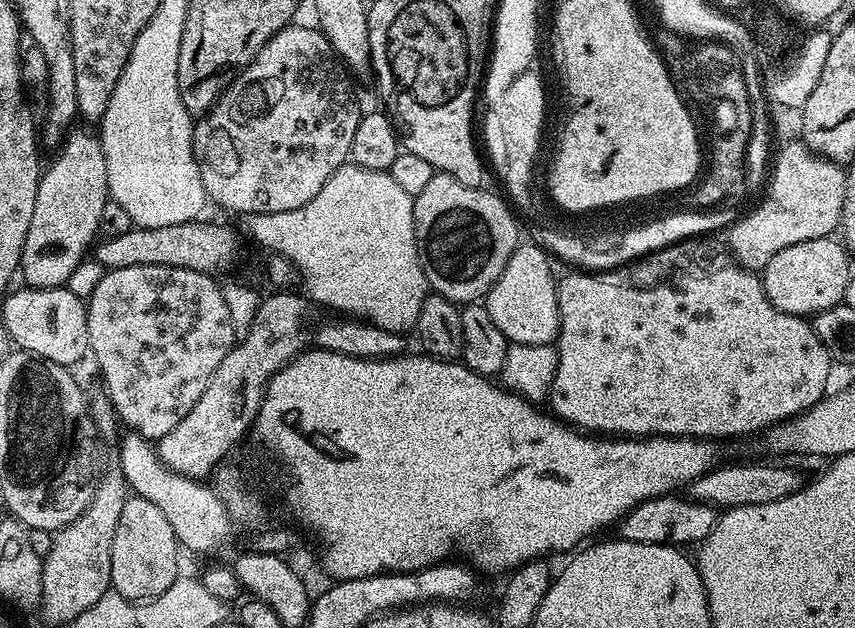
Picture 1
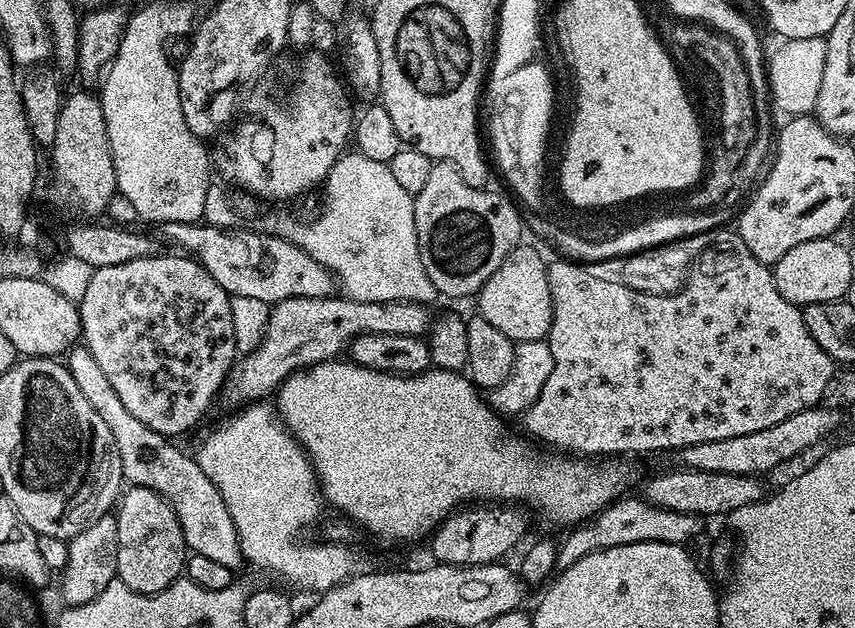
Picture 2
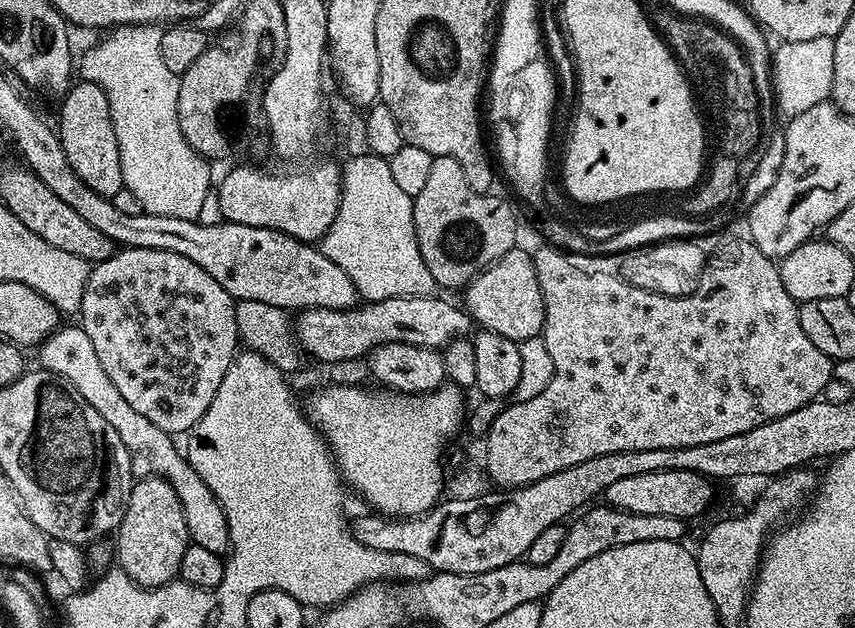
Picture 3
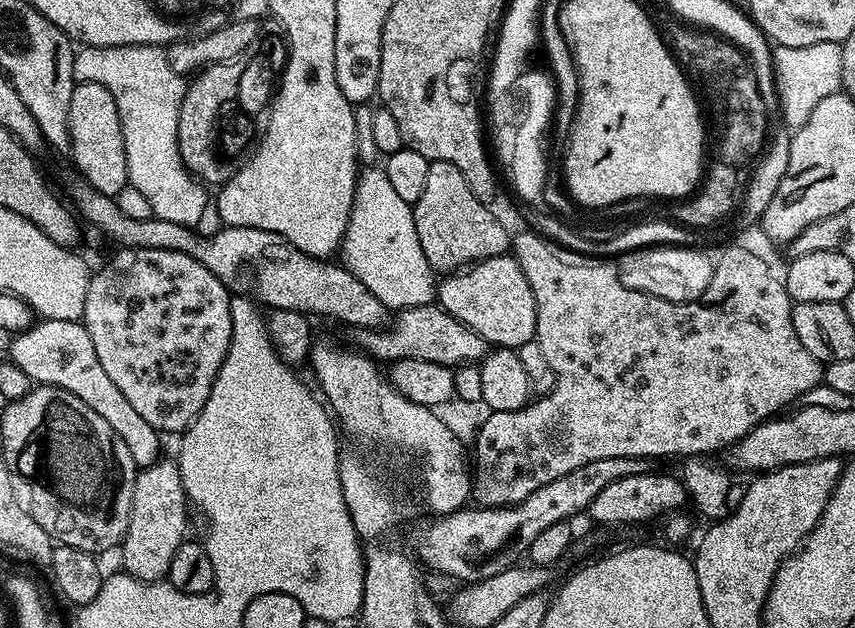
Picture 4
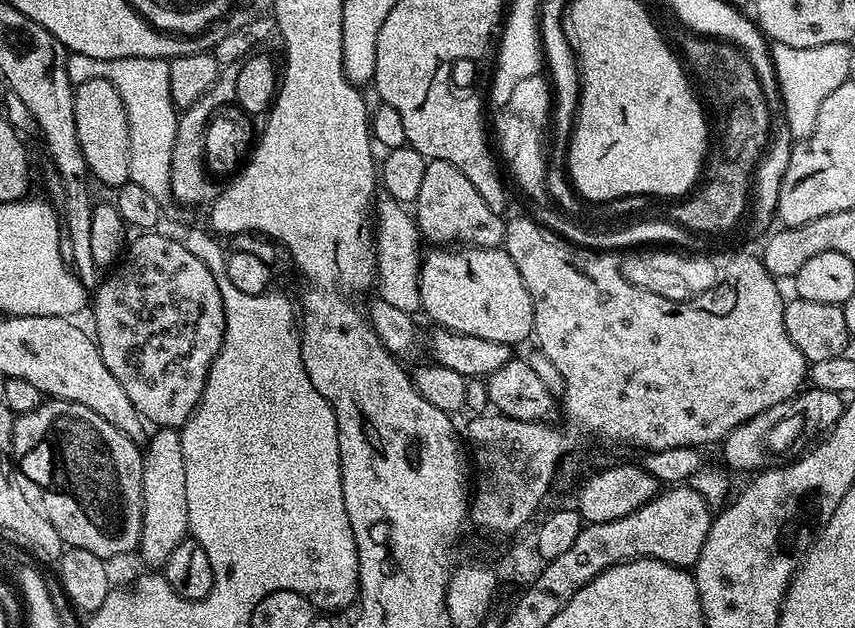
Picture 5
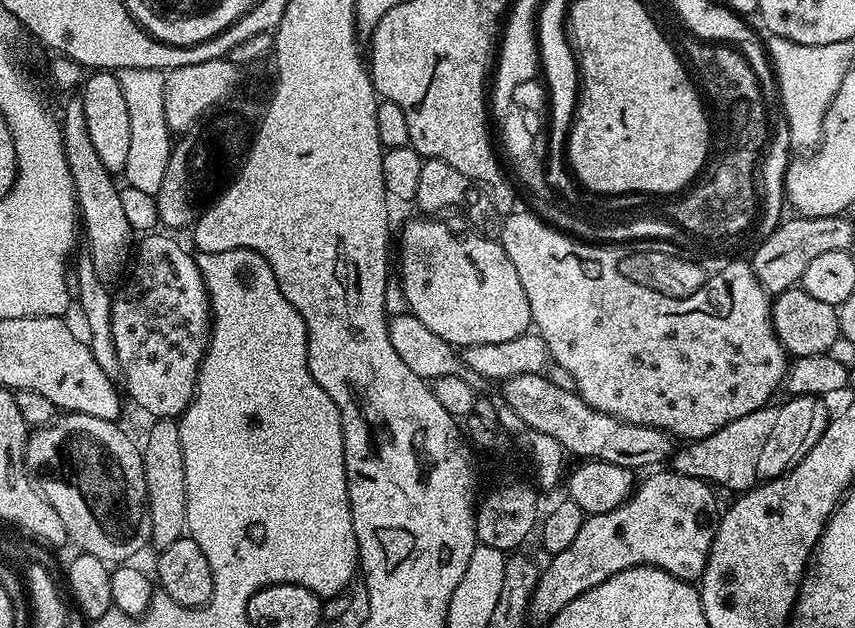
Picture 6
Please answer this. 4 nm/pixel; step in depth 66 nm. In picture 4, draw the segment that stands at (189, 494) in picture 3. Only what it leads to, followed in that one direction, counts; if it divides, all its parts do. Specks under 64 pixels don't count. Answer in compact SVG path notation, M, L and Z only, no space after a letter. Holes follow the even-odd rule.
M41 319L33 323L32 327L15 333L11 340L11 363L16 364L18 370L22 370L22 374L29 376L36 384L53 384L62 390L70 390L70 394L82 398L82 402L86 402L94 414L102 414L102 418L110 422L114 434L126 442L126 450L130 450L130 458L134 458L137 469L150 466L161 459L161 433L150 426L150 422L146 422L146 418L142 418L142 414L130 406L130 402L126 402L122 390L118 390L118 386L114 386L114 382L106 375L102 362L98 362L94 342L90 342L90 334L83 323L75 320Z

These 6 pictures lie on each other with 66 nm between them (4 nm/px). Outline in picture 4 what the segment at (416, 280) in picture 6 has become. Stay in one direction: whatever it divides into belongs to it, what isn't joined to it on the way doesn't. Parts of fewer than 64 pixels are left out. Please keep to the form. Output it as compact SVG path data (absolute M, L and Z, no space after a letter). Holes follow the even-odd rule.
M515 255L479 260L463 270L445 275L438 284L438 303L458 322L470 326L489 345L519 349L536 335L536 303Z

